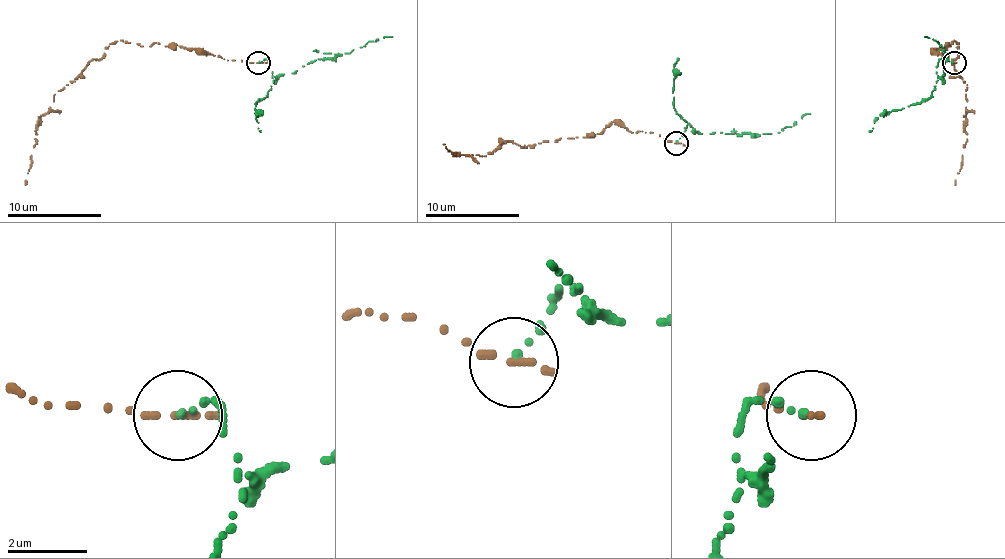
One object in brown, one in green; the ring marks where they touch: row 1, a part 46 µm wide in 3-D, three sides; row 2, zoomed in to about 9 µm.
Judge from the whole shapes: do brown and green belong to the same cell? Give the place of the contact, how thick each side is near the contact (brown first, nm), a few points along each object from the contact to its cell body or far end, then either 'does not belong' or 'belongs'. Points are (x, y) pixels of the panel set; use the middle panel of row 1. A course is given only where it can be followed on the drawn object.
place (676, 143); calibres 190 and 140 nm; course brown (676, 143), (613, 122), (599, 134), (528, 146), (507, 141), (484, 155), (453, 155), (444, 143); course green (676, 141), (686, 125), (695, 132), (712, 134), (770, 134), (792, 127), (810, 113); does not belong

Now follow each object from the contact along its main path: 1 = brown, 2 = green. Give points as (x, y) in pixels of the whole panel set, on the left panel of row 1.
1: (258, 62), (211, 55), (181, 45), (110, 43), (101, 57), (89, 62), (66, 85), (40, 118), (26, 184)
2: (258, 62), (268, 59), (268, 66), (275, 76), (294, 73), (310, 62), (334, 59), (374, 41), (392, 36)

